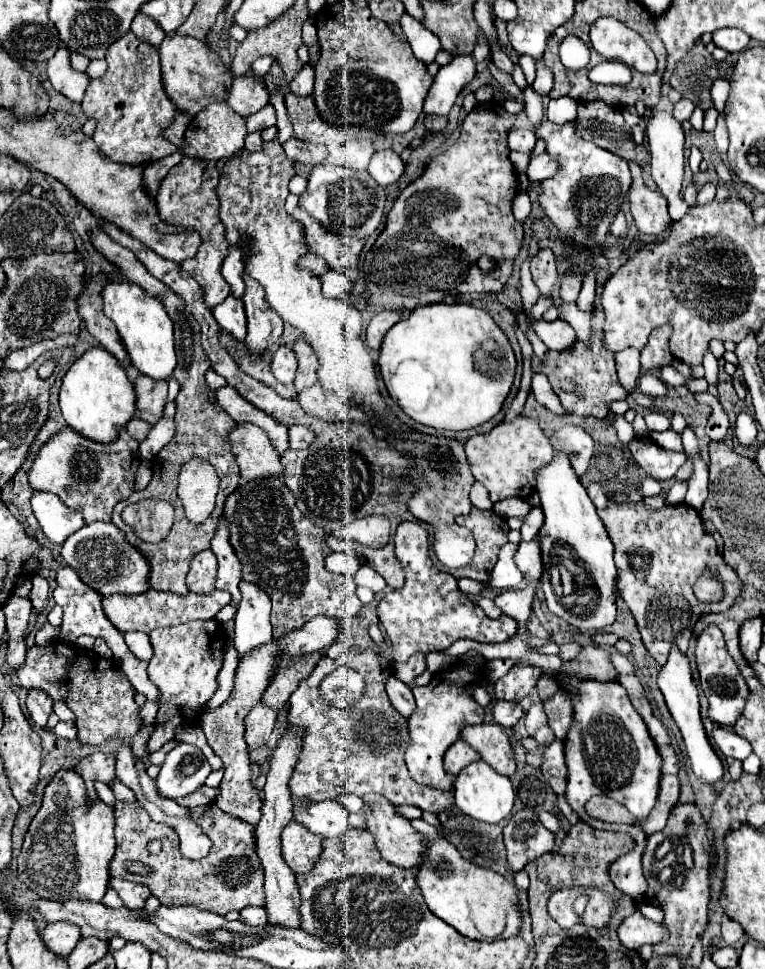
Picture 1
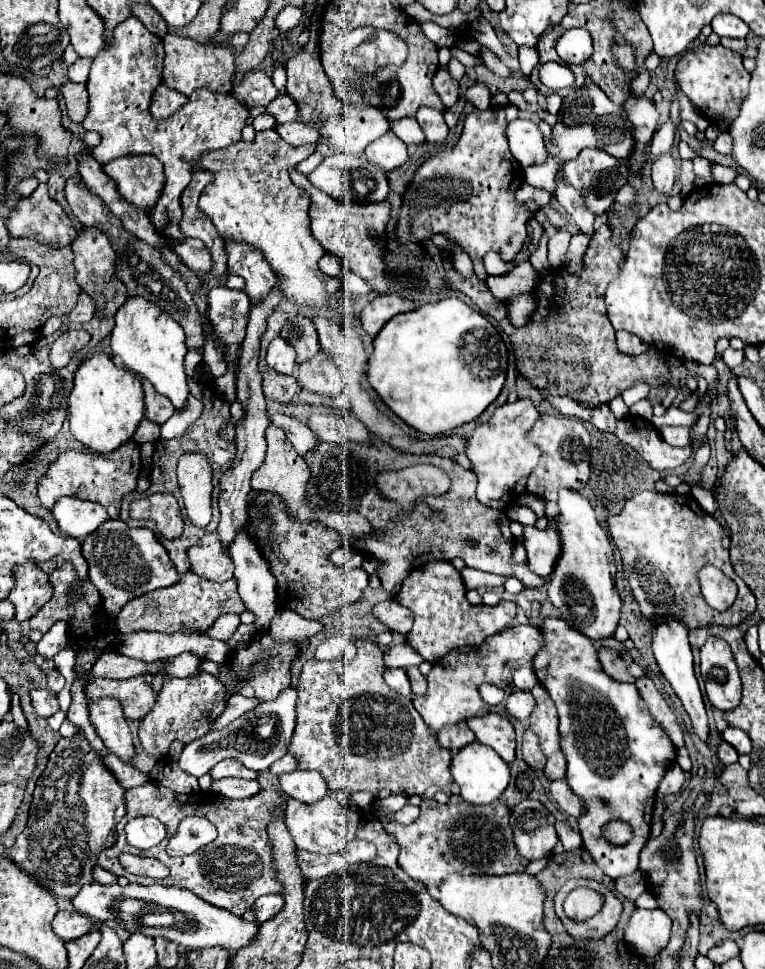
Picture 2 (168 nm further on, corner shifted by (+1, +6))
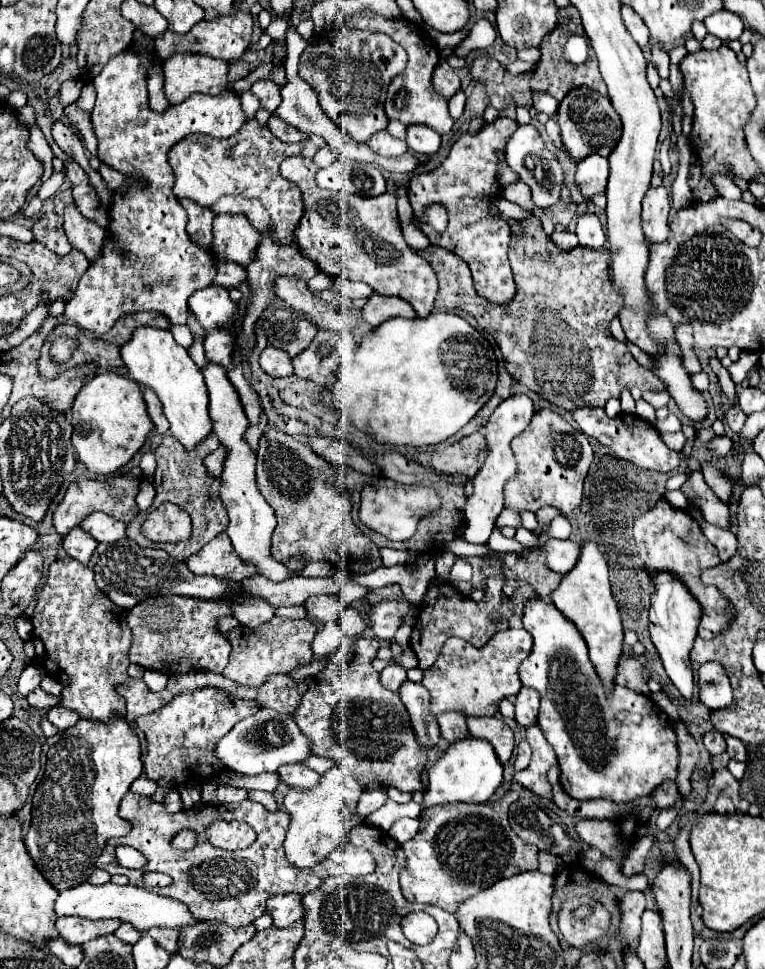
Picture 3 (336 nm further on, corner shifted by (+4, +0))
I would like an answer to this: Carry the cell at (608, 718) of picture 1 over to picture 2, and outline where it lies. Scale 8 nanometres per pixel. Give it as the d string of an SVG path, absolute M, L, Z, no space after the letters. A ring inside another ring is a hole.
M547 617L541 631L547 635L549 647L543 647L543 651L535 655L535 673L559 711L561 751L569 763L567 783L585 805L583 815L577 819L583 845L611 879L633 875L637 871L639 853L649 839L653 795L671 759L675 761L675 747L651 715L647 715L647 705L639 699L635 685L615 683L603 673L597 649L589 637L555 617ZM613 819L631 823L631 843L615 847L601 839L601 827Z

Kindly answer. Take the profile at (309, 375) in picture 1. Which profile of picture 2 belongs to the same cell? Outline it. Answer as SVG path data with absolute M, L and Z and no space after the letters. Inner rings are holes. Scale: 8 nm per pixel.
M297 315L293 319L287 319L281 329L281 337L297 351L297 365L309 361L321 351L317 341L317 329L311 317L307 315Z

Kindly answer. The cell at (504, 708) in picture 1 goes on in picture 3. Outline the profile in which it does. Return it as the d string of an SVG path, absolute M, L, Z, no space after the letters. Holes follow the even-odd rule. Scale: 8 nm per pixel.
M522 687L520 693L516 695L516 721L522 727L528 727L536 723L538 717L538 707L540 707L540 697L532 687Z

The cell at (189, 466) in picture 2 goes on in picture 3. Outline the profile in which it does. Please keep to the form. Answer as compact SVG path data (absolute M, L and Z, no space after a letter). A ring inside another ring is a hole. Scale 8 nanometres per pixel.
M226 531L218 533L198 553L190 555L186 559L186 565L196 575L212 573L216 577L232 577L232 581L242 581L258 575L258 569L252 563L248 565L236 555Z

